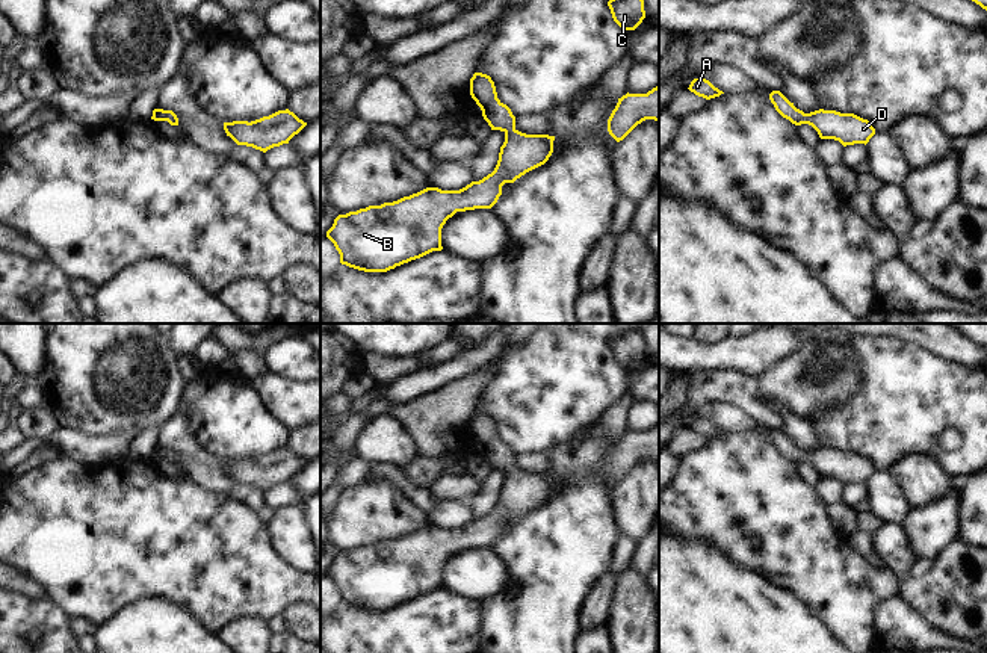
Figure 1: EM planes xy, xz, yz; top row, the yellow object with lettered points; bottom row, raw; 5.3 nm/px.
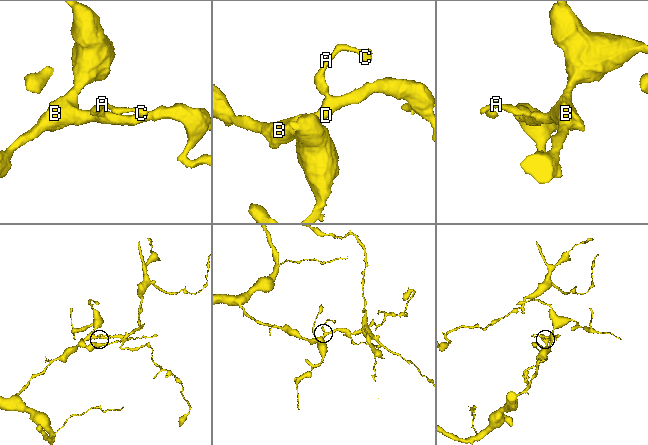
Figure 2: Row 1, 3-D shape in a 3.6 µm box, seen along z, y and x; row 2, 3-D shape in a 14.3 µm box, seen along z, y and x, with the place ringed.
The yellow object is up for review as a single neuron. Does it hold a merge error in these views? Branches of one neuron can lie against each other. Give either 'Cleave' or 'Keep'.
Keep

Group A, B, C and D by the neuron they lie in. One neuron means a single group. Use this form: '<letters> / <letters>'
A B C D

